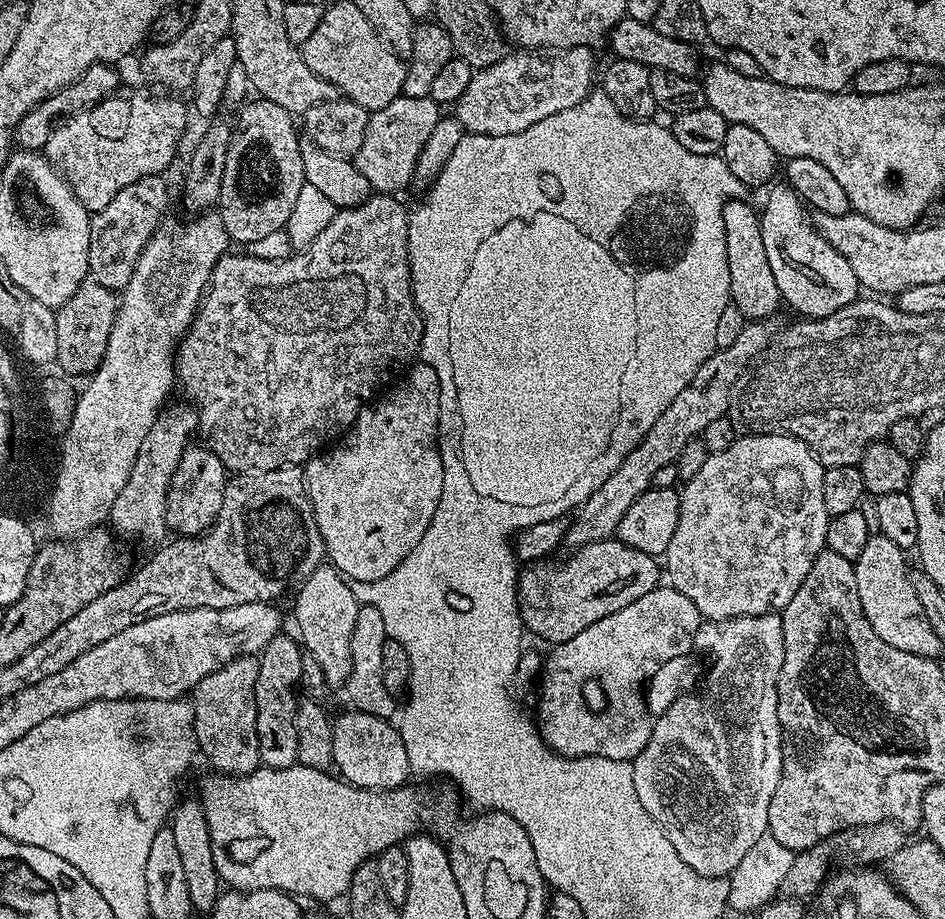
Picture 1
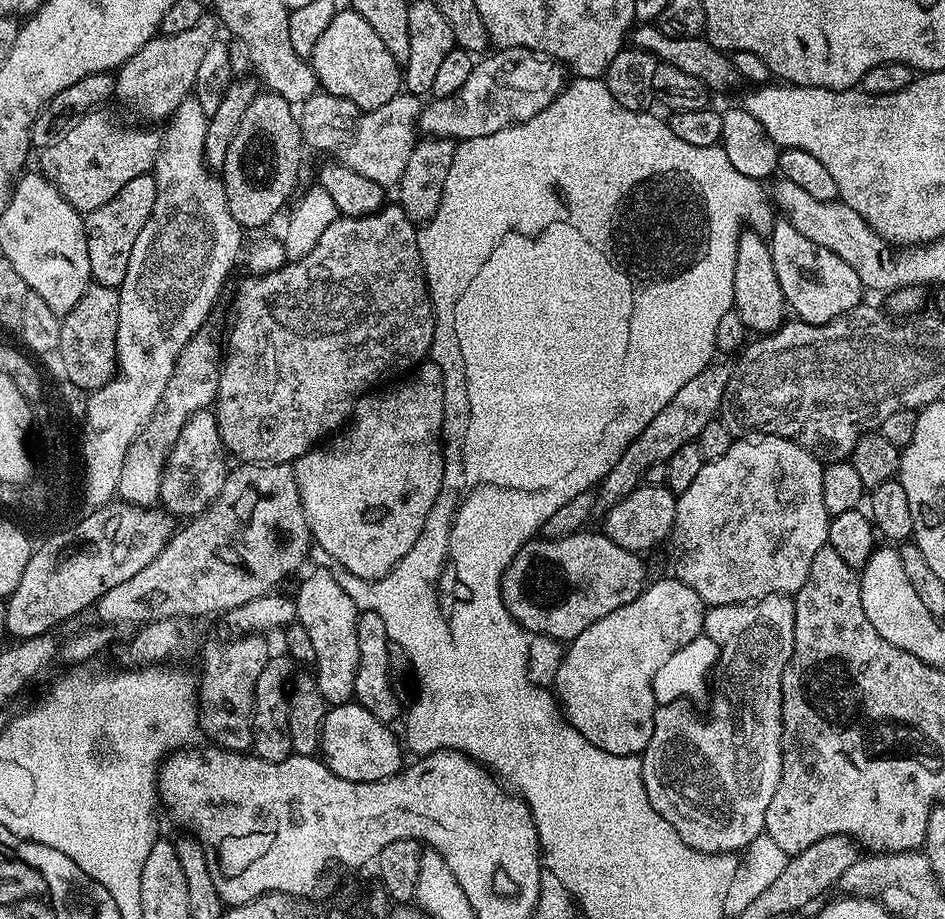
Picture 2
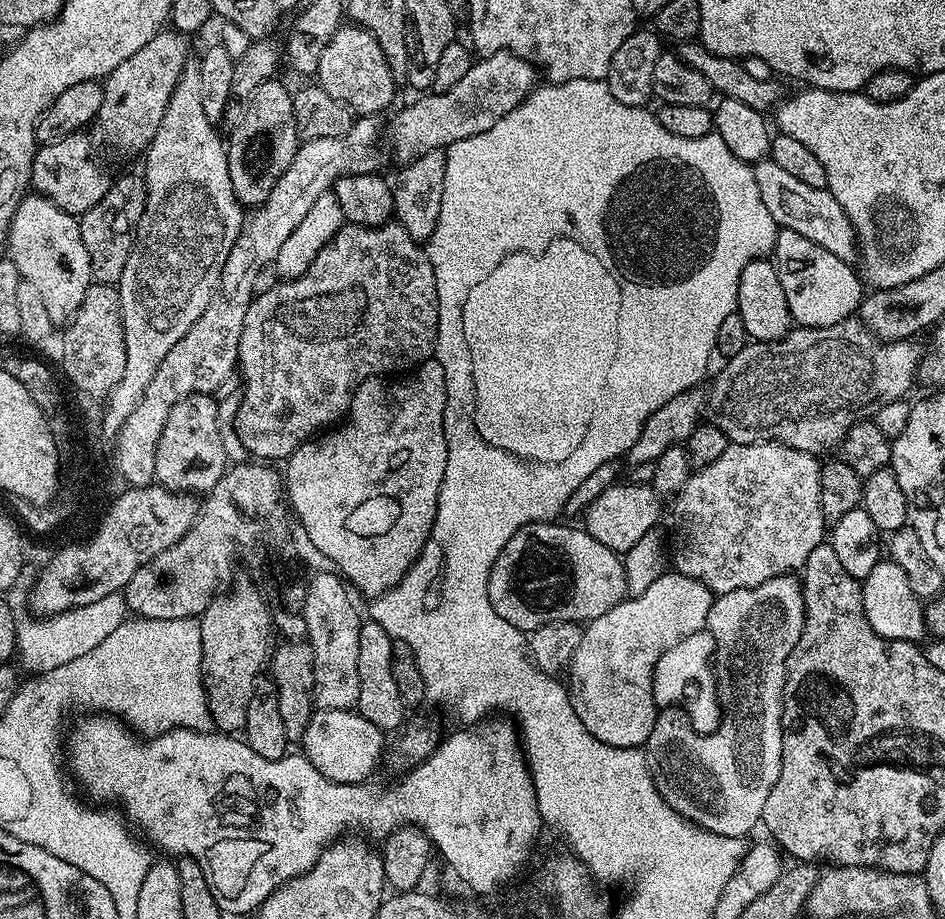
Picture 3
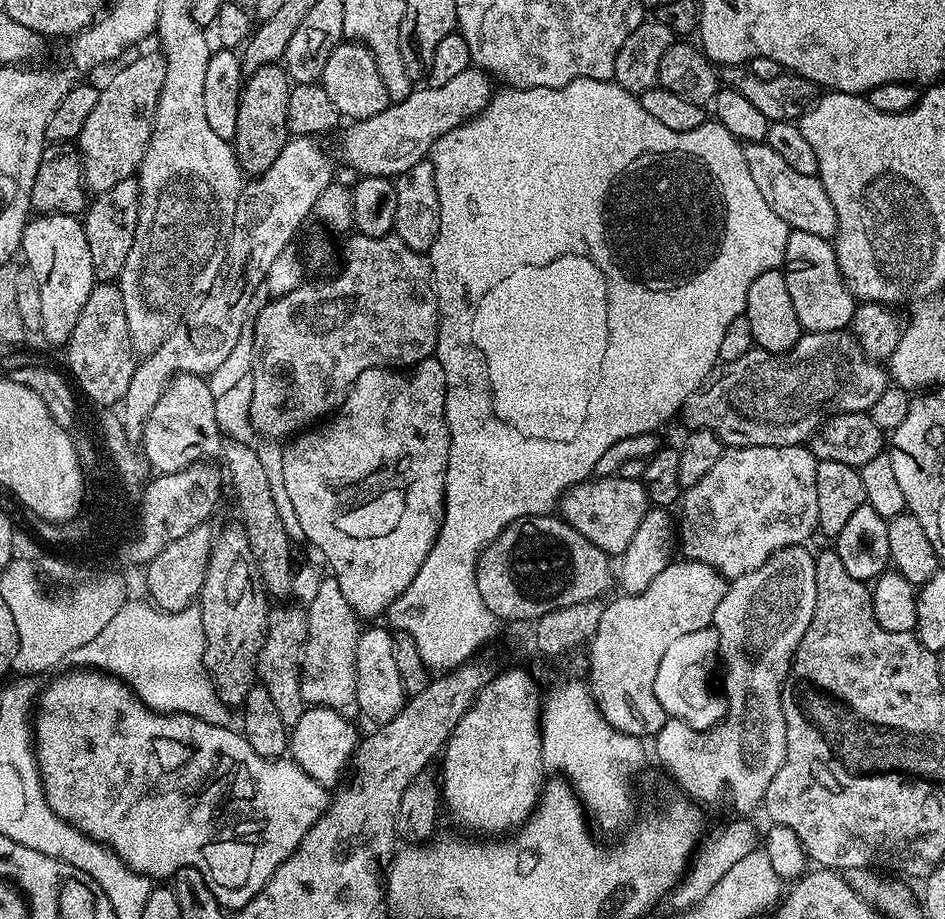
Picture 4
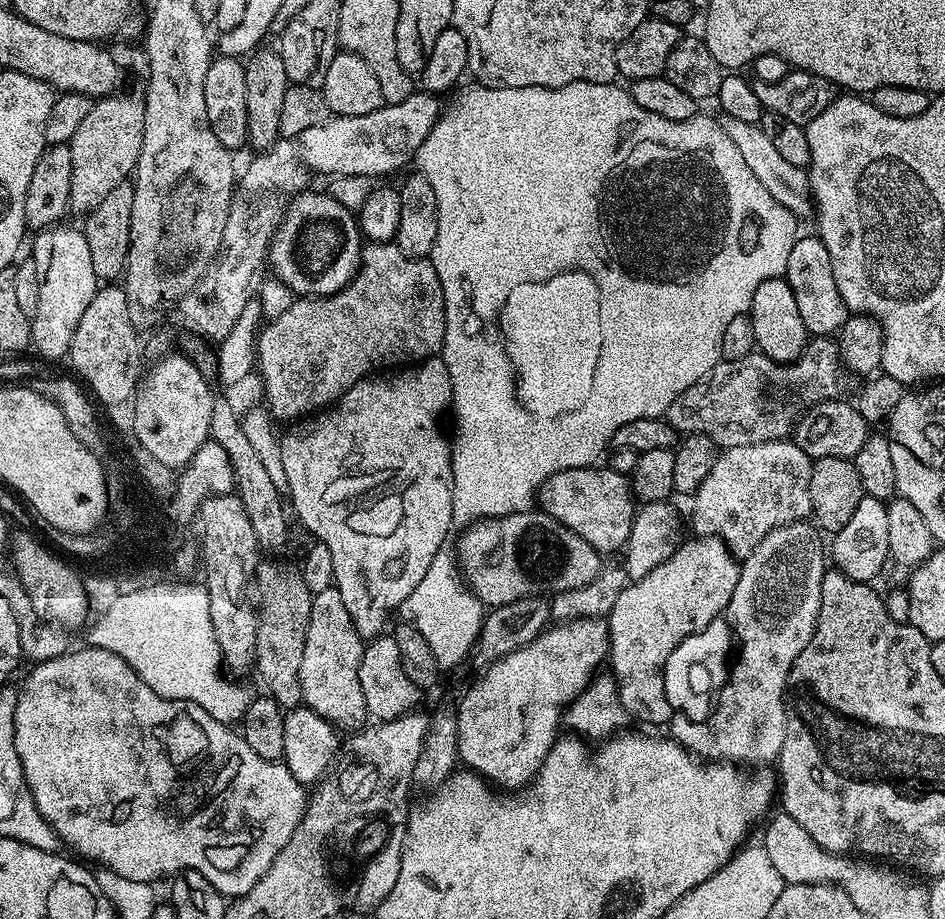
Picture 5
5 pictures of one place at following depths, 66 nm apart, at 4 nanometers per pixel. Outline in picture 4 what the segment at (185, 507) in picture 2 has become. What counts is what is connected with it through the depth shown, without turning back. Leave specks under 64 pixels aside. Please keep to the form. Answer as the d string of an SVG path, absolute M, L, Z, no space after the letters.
M183 374L172 377L154 410L150 410L144 427L142 453L157 473L186 470L192 464L221 455L222 437L216 406L218 399L211 394L205 377Z

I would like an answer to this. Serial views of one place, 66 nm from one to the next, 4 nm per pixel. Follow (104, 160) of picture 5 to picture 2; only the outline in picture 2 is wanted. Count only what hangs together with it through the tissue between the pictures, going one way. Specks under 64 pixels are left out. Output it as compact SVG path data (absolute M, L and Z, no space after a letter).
M205 14L190 30L173 36L153 36L146 46L138 49L128 61L120 65L115 73L116 96L124 104L132 104L132 108L140 116L148 120L167 121L172 111L189 99L194 78L198 78L198 65L206 55L206 50L217 39L218 20L215 15Z

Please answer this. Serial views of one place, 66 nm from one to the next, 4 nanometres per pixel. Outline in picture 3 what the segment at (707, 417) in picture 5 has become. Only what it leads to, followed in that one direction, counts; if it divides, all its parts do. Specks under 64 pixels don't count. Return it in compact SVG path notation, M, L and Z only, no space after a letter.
M859 318L843 320L840 324L834 326L826 326L825 328L801 328L793 327L791 332L787 332L781 340L777 340L771 344L762 344L759 342L749 342L736 356L727 357L724 369L716 376L716 381L709 387L706 392L706 408L712 416L711 423L717 424L726 435L729 441L734 444L762 444L771 442L773 444L785 444L794 450L802 450L817 458L823 457L823 452L828 452L839 447L844 440L844 435L850 431L860 420L872 420L878 410L882 410L882 406L886 406L886 402L894 402L895 400L903 400L909 394L912 383L918 380L918 355L916 356L916 348L912 345L911 339L893 340L885 342L879 340L874 333L868 329L867 323Z

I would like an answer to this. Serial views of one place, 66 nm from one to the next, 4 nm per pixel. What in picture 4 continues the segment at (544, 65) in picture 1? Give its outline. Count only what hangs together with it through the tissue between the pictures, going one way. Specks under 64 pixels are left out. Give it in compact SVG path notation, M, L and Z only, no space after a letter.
M470 66L466 70L462 70L462 74L456 75L451 82L446 82L446 86L438 86L437 88L417 87L406 99L389 103L386 110L382 110L365 120L349 123L347 125L349 128L343 129L343 132L345 131L345 162L360 176L395 178L402 175L406 170L410 170L410 166L414 166L419 160L425 159L431 153L432 148L438 142L438 138L450 134L450 130L462 126L488 105L489 100L494 95L494 87L492 88L491 83L493 84L493 81L488 73L480 71L475 66Z

